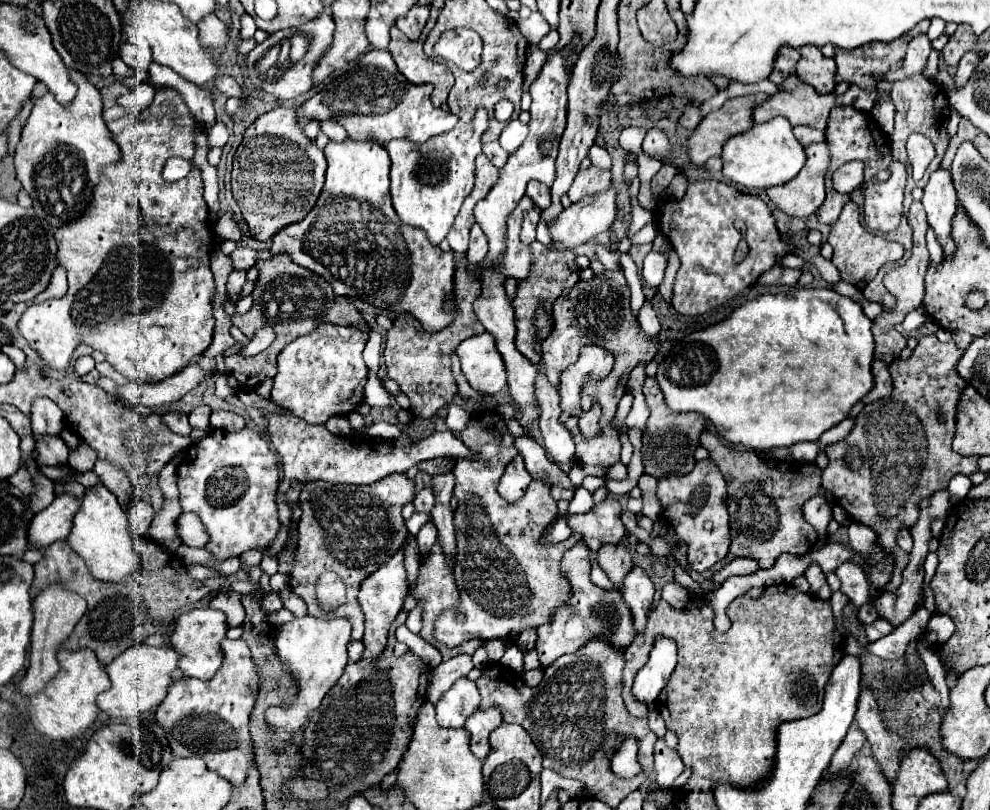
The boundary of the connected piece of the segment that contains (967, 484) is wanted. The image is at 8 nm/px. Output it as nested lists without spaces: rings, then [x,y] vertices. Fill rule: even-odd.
[[[958,474],[958,476],[954,476],[954,478],[950,480],[950,486],[948,486],[948,492],[950,492],[950,496],[952,496],[952,498],[958,498],[958,500],[964,500],[964,498],[968,496],[970,488],[972,488],[972,482],[970,482],[970,478],[966,478],[966,476]]]

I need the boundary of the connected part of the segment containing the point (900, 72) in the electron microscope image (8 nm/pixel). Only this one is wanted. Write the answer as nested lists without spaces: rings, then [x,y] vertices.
[[[926,34],[922,36],[916,36],[910,44],[908,44],[908,52],[906,52],[906,58],[902,62],[902,66],[898,70],[890,70],[886,74],[874,74],[878,81],[890,81],[902,80],[906,76],[912,76],[912,74],[922,74],[926,62],[928,62],[928,54],[930,54],[932,46],[930,46],[930,40]]]

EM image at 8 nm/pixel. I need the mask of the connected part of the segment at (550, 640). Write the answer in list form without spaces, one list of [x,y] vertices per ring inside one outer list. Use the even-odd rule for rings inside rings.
[[[576,542],[562,558],[562,570],[566,572],[572,584],[572,598],[568,600],[568,604],[558,608],[558,614],[554,614],[554,620],[550,622],[550,626],[538,628],[536,650],[544,668],[550,666],[562,654],[578,650],[582,644],[586,644],[598,634],[608,636],[612,644],[618,648],[626,648],[634,640],[634,628],[630,624],[630,610],[626,608],[622,594],[618,590],[598,588],[590,580],[590,568],[592,568],[592,552],[590,548],[586,548],[584,542]]]

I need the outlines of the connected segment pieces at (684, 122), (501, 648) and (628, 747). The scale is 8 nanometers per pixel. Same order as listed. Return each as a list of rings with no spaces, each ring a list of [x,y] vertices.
[[[690,104],[690,106],[680,114],[680,118],[678,118],[680,126],[690,128],[690,130],[694,130],[694,128],[700,124],[700,120],[702,120],[702,116],[698,114],[698,104]]]
[[[490,640],[490,642],[486,642],[486,650],[488,650],[490,662],[500,662],[500,658],[506,652],[506,642],[504,640]]]
[[[626,740],[622,742],[622,746],[618,748],[618,752],[612,758],[612,770],[614,774],[622,776],[622,778],[632,778],[640,772],[640,764],[636,762],[636,744],[634,740]]]

